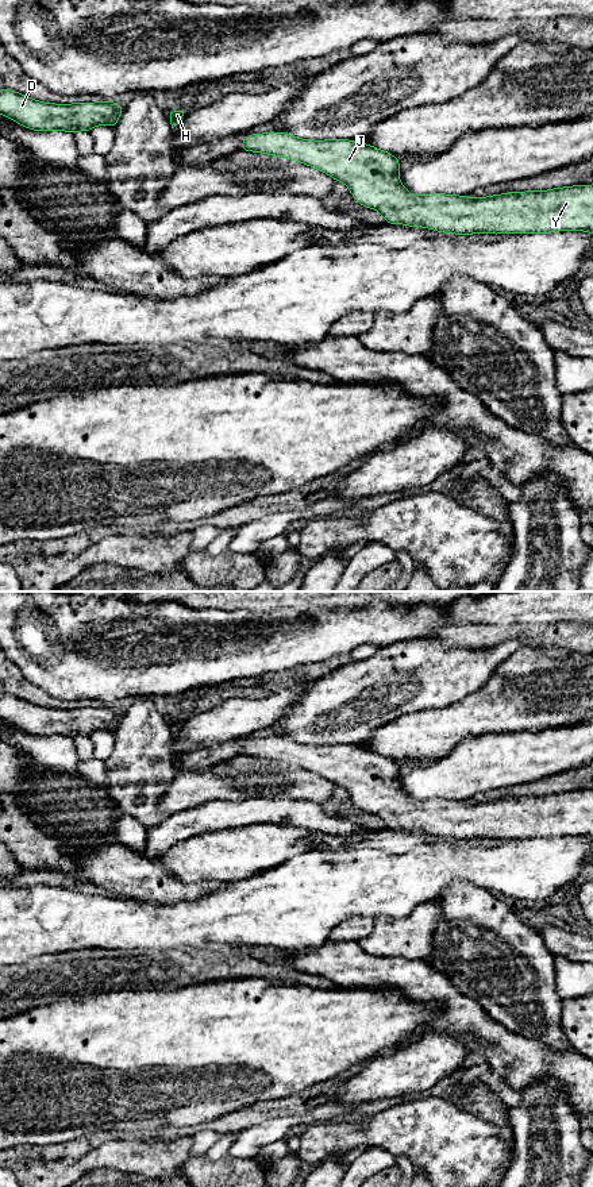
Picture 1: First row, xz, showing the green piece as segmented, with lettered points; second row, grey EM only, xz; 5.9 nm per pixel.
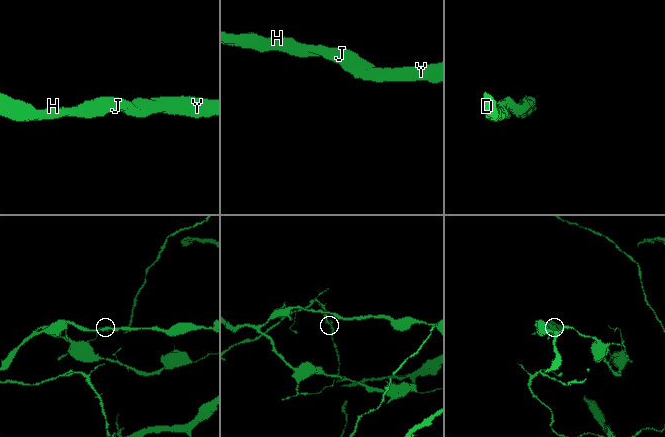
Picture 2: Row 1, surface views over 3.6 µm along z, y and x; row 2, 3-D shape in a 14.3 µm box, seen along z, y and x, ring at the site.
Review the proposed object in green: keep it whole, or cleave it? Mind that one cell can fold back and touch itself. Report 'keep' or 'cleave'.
keep

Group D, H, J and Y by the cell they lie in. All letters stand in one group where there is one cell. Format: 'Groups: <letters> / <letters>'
Groups: D H J Y

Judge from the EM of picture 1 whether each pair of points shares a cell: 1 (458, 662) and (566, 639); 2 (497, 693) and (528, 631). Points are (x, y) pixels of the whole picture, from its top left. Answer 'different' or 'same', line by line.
1: different
2: different

